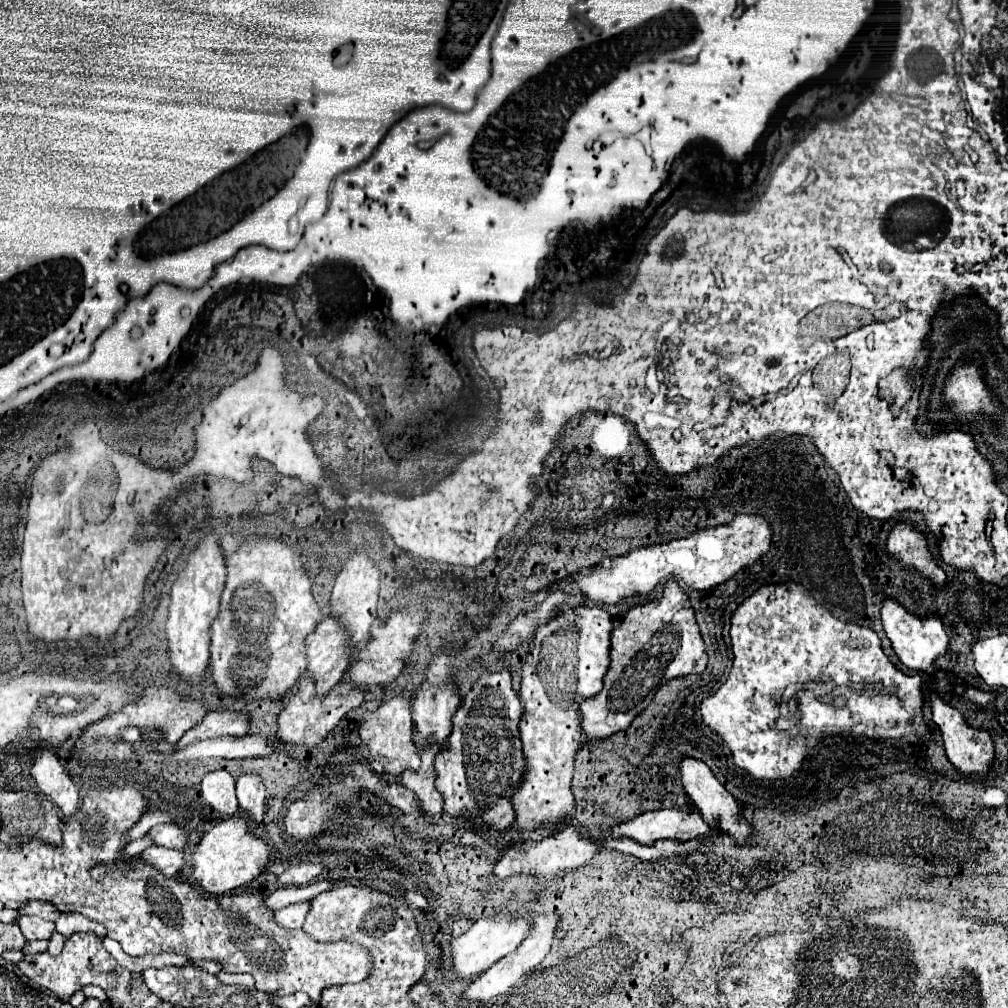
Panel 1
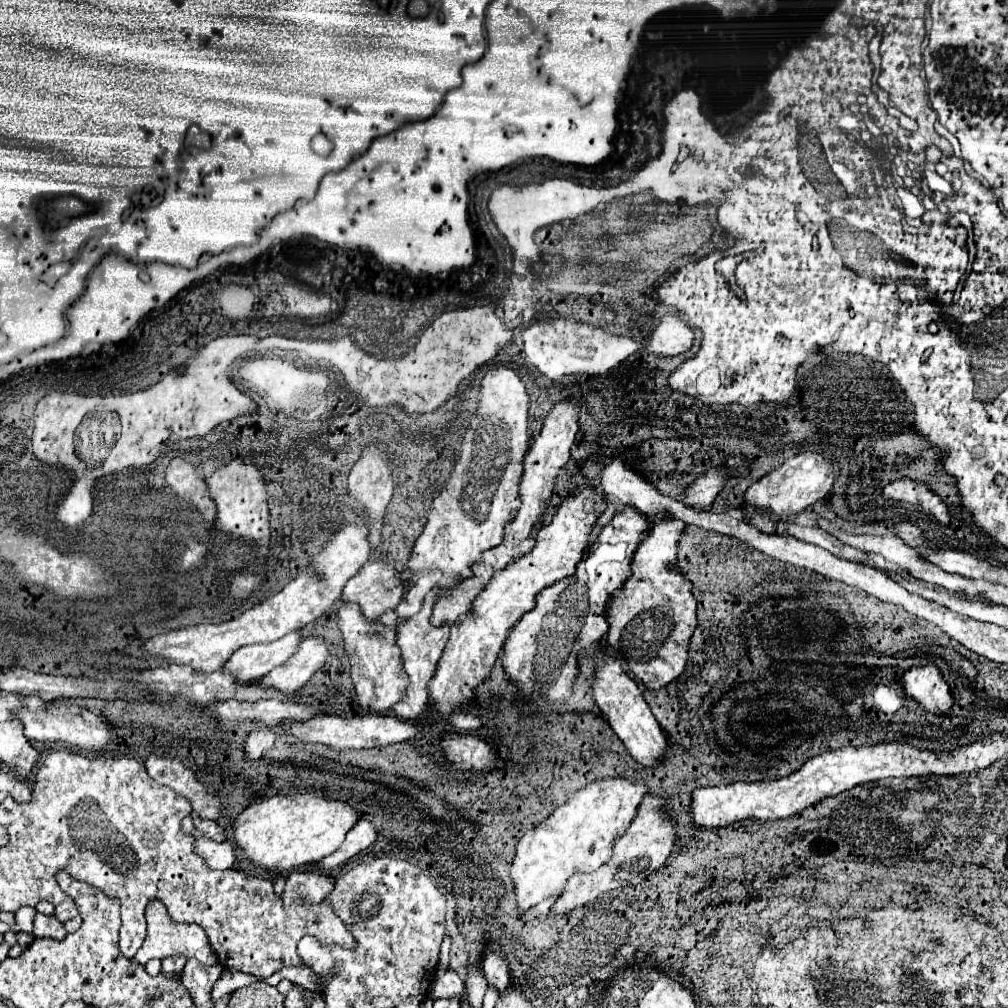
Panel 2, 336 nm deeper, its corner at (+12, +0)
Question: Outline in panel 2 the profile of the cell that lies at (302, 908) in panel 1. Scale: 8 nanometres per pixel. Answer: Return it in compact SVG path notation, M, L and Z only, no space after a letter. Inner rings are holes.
M300 870L300 872L292 872L286 878L282 900L286 906L298 898L304 898L308 902L322 902L332 888L334 888L334 880L330 876L316 870Z

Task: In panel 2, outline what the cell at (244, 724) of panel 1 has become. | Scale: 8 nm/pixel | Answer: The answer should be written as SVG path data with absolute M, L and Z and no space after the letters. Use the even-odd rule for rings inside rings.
M310 636L300 642L300 648L282 666L276 666L270 674L260 678L262 686L272 686L282 692L302 688L328 660L330 652L320 636Z

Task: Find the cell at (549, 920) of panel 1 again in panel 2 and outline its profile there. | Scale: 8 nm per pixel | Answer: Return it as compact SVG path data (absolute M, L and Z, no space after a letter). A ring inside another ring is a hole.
M646 794L640 802L640 810L638 816L632 820L632 824L628 826L628 830L614 842L614 856L610 862L606 862L604 866L600 866L596 872L592 874L574 874L572 880L568 880L568 886L564 888L564 894L560 894L560 898L556 900L556 904L552 906L552 914L560 916L560 914L568 914L578 906L588 904L590 900L594 900L596 896L610 892L614 888L626 888L626 886L634 886L640 884L648 874L656 872L666 858L670 856L672 844L674 844L674 820L670 820L668 816L668 808L666 808L666 800L664 796L658 794Z

